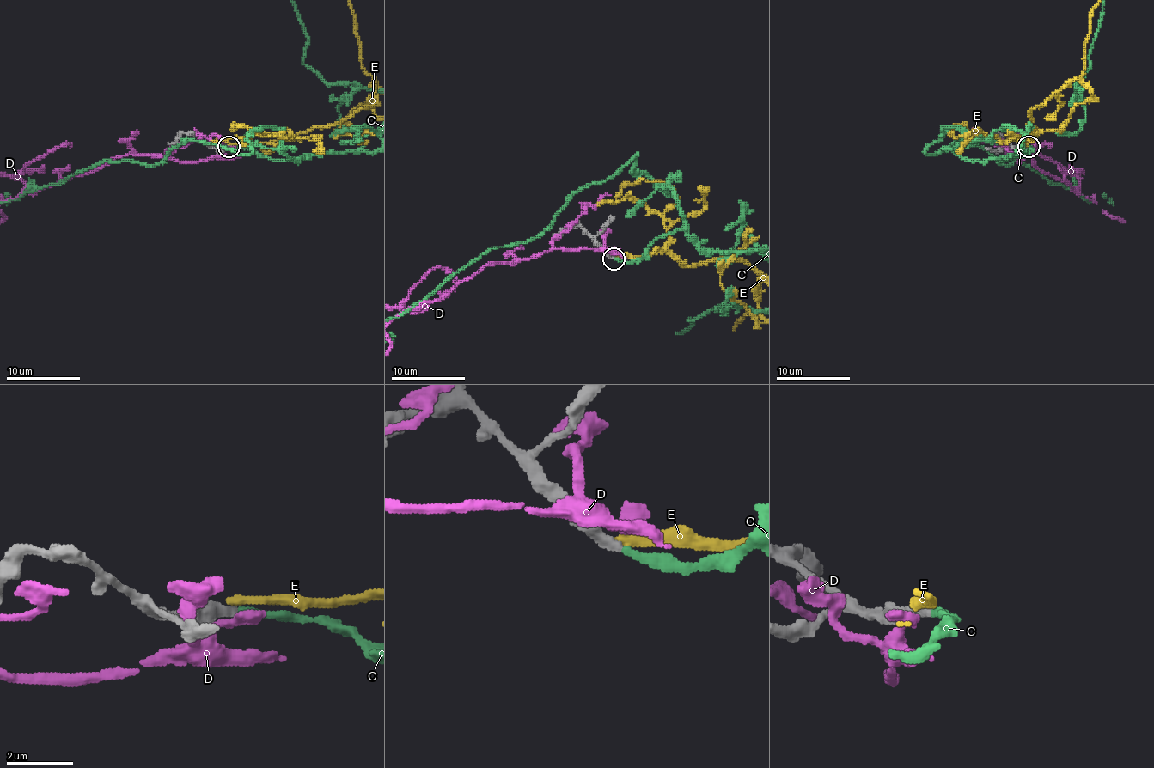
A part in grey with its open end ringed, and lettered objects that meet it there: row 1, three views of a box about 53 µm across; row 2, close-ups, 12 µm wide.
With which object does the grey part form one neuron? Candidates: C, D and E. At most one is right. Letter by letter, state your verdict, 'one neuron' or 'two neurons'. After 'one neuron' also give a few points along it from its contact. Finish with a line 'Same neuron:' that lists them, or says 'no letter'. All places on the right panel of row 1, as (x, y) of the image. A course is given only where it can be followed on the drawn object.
C: one neuron
D: two neurons
E: two neurons
Same neuron: C

